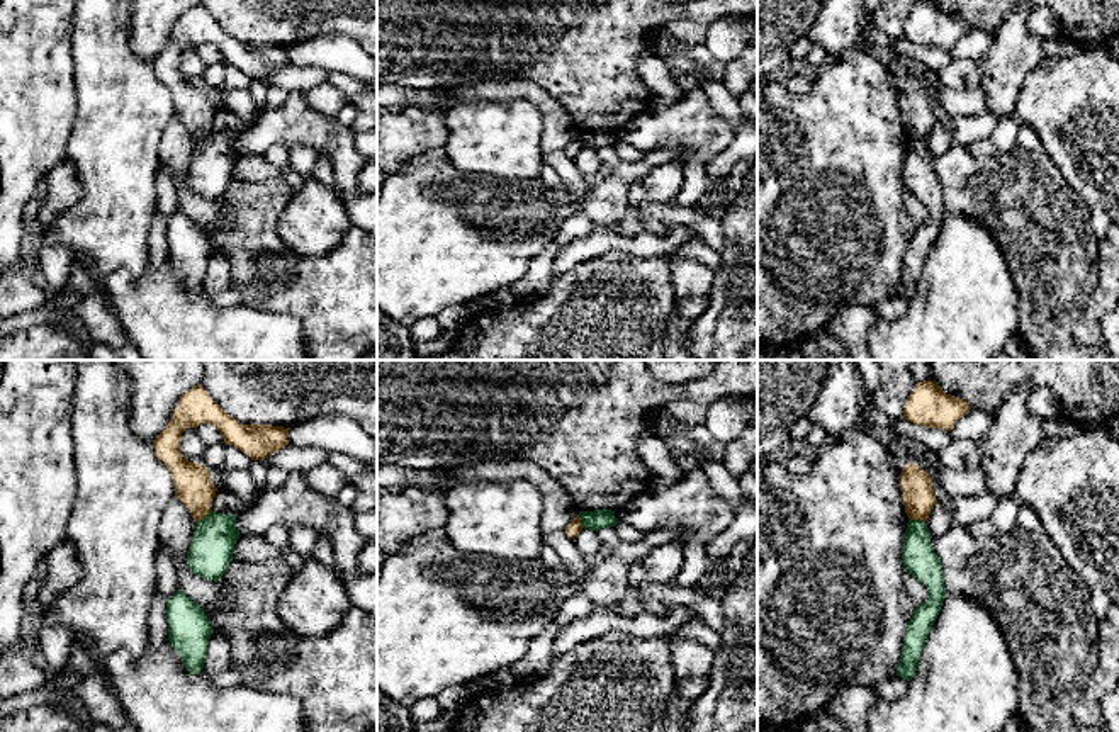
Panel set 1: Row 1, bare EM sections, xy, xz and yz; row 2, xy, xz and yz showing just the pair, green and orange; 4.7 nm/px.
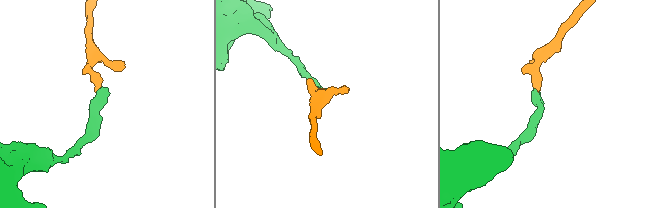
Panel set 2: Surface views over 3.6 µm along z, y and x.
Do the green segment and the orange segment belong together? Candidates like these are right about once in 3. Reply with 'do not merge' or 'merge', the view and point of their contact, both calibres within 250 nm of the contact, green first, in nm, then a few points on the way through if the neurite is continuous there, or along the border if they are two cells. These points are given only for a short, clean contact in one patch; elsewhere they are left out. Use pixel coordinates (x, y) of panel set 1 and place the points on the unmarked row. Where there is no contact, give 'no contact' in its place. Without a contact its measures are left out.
do not merge; meets green in xy at (204, 136); 200 nm thick on the green side, 180 nm on the other; border along xy (211, 129), (196, 143)

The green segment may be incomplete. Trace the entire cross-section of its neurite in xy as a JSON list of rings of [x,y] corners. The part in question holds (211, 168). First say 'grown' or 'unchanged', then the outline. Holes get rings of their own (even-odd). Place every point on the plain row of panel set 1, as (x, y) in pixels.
unchanged; [[[211,131],[199,139],[187,170],[187,187],[190,192],[217,202],[234,178],[233,170],[239,155],[236,134]]]

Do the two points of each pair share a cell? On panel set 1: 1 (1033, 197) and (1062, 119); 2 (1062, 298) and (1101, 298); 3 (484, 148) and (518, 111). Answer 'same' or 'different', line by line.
1: different
2: different
3: same

